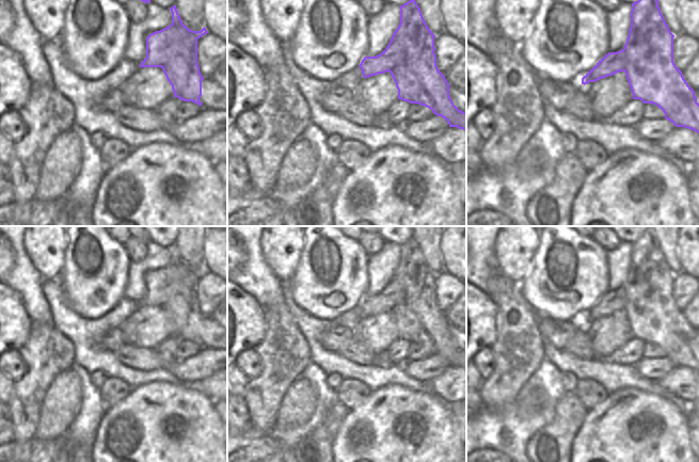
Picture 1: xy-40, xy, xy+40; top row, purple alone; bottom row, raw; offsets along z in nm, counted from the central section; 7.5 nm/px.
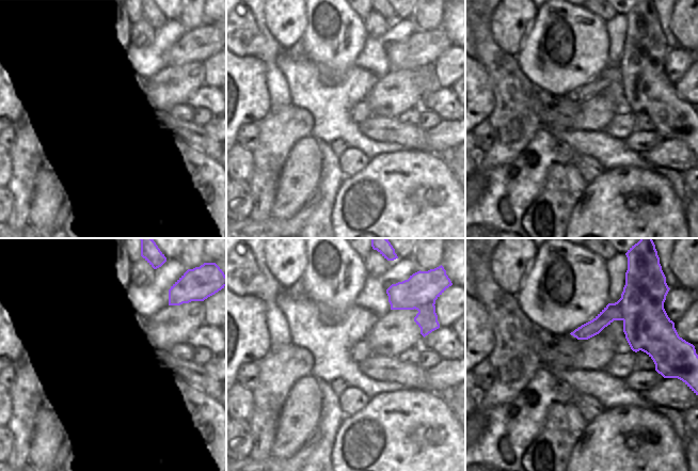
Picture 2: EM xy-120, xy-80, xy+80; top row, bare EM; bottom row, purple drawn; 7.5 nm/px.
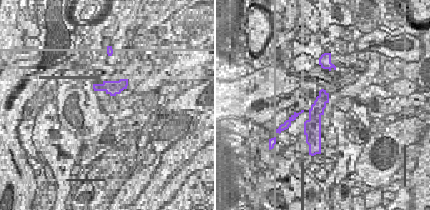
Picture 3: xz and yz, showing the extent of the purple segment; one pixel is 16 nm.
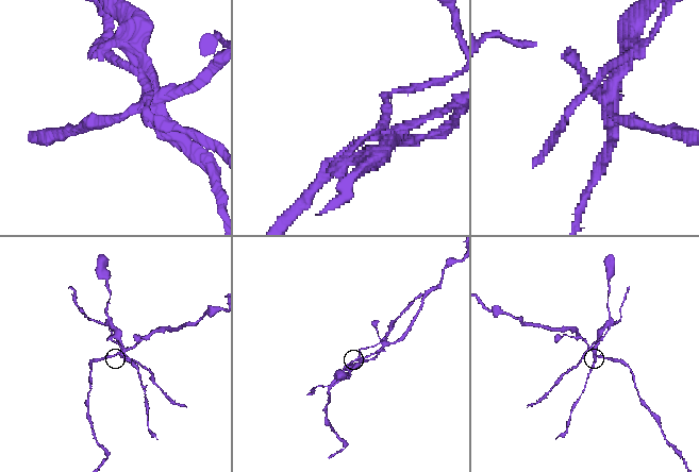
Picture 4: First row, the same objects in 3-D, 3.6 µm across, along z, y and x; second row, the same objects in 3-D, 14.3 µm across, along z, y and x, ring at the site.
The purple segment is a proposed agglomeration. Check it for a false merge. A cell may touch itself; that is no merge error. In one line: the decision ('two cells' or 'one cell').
two cells

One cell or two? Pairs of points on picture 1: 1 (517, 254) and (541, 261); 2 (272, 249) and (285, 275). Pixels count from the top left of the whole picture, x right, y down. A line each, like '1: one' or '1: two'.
1: two
2: one

